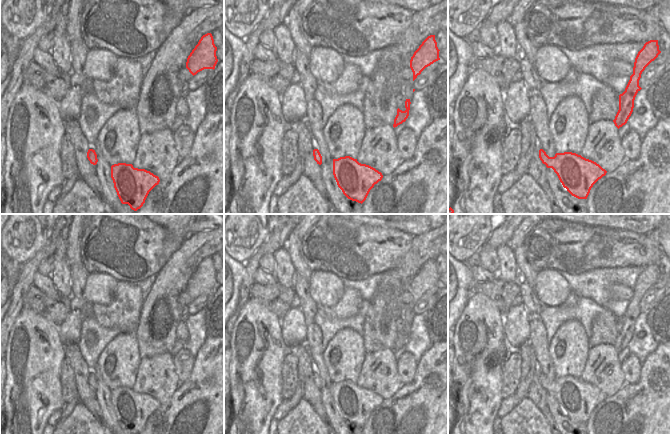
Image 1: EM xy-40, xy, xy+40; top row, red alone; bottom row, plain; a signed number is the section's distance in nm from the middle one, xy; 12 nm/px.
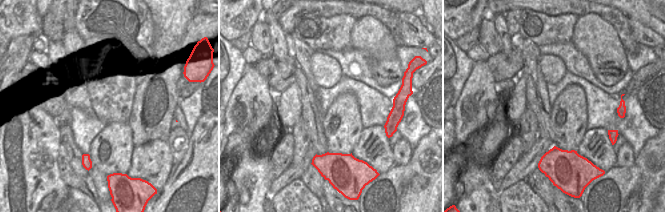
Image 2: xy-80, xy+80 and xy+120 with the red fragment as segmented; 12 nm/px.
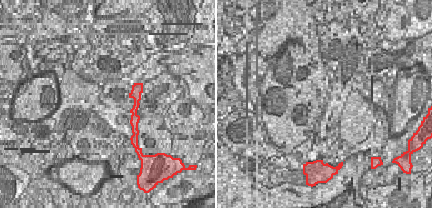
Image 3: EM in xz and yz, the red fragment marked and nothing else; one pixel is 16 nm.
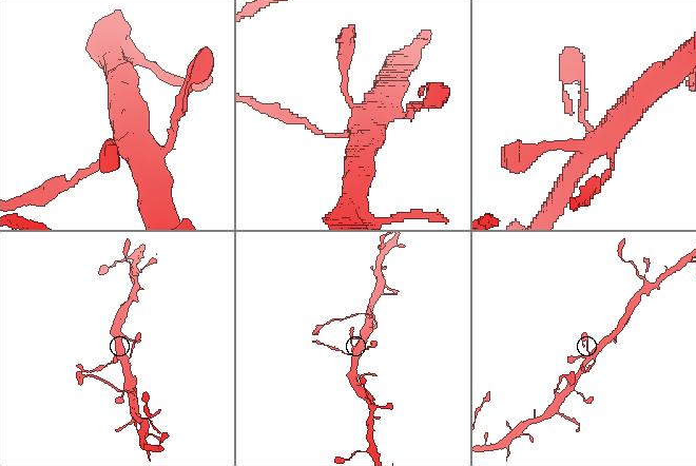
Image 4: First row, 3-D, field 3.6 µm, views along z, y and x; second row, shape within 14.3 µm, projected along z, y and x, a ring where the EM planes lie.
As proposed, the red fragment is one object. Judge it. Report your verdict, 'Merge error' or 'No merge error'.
No merge error

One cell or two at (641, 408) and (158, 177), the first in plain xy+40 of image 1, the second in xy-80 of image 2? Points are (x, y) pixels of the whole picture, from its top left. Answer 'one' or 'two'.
two

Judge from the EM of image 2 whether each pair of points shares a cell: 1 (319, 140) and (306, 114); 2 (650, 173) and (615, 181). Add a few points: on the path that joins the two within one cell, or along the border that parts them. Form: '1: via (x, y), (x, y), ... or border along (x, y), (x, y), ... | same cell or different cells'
1: via (316, 134), (312, 120) | same cell
2: via (641, 181), (624, 181) | same cell

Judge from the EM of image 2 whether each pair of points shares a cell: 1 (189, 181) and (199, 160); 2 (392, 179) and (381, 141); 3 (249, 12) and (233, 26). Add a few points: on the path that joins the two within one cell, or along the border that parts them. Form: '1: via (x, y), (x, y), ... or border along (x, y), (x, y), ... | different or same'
1: via (194, 176), (199, 171), (199, 165) | same
2: border along (393, 164), (380, 174) | different
3: via (245, 14), (237, 22) | same

